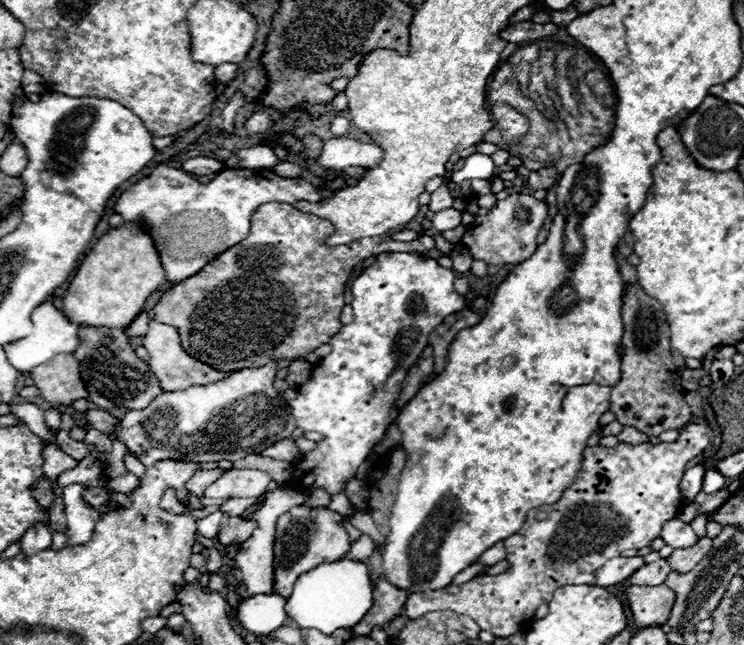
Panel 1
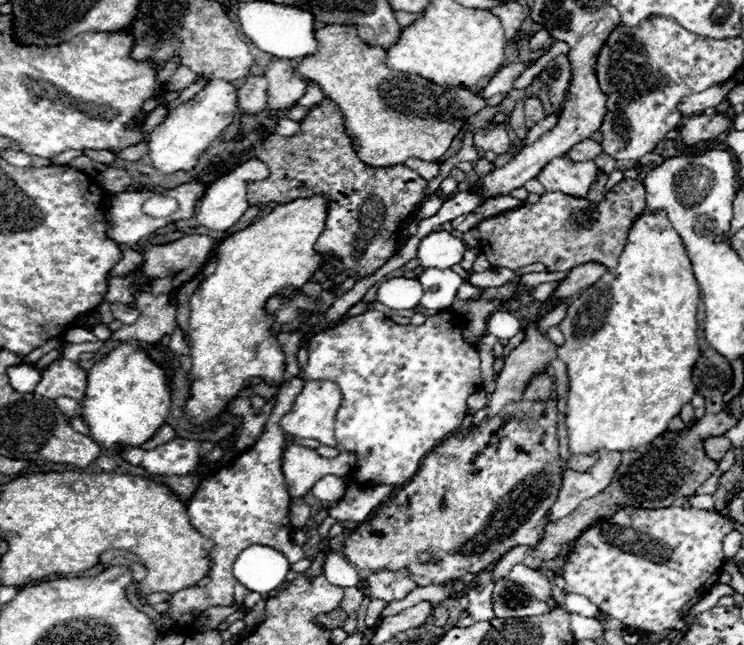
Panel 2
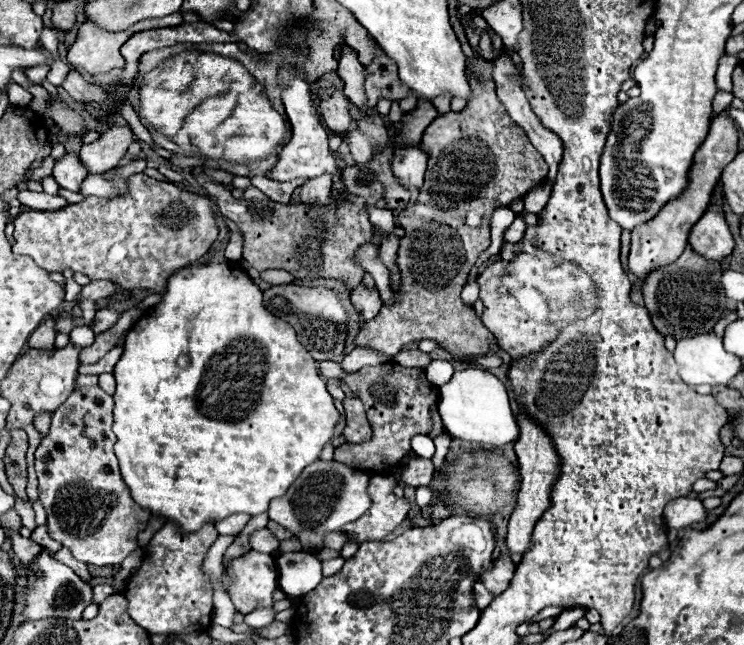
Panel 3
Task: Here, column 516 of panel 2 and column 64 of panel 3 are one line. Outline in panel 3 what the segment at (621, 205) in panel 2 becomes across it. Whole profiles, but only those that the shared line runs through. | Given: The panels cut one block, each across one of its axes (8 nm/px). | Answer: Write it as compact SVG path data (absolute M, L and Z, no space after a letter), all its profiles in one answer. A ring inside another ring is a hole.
M132 174L126 178L128 192L118 198L84 198L78 204L68 204L54 212L24 212L16 218L12 252L30 256L38 266L48 272L62 272L66 268L86 274L90 280L110 280L124 290L144 288L154 294L162 294L172 270L186 264L194 264L202 258L218 236L214 224L214 200L198 194L184 192L182 188L154 180L146 174Z

